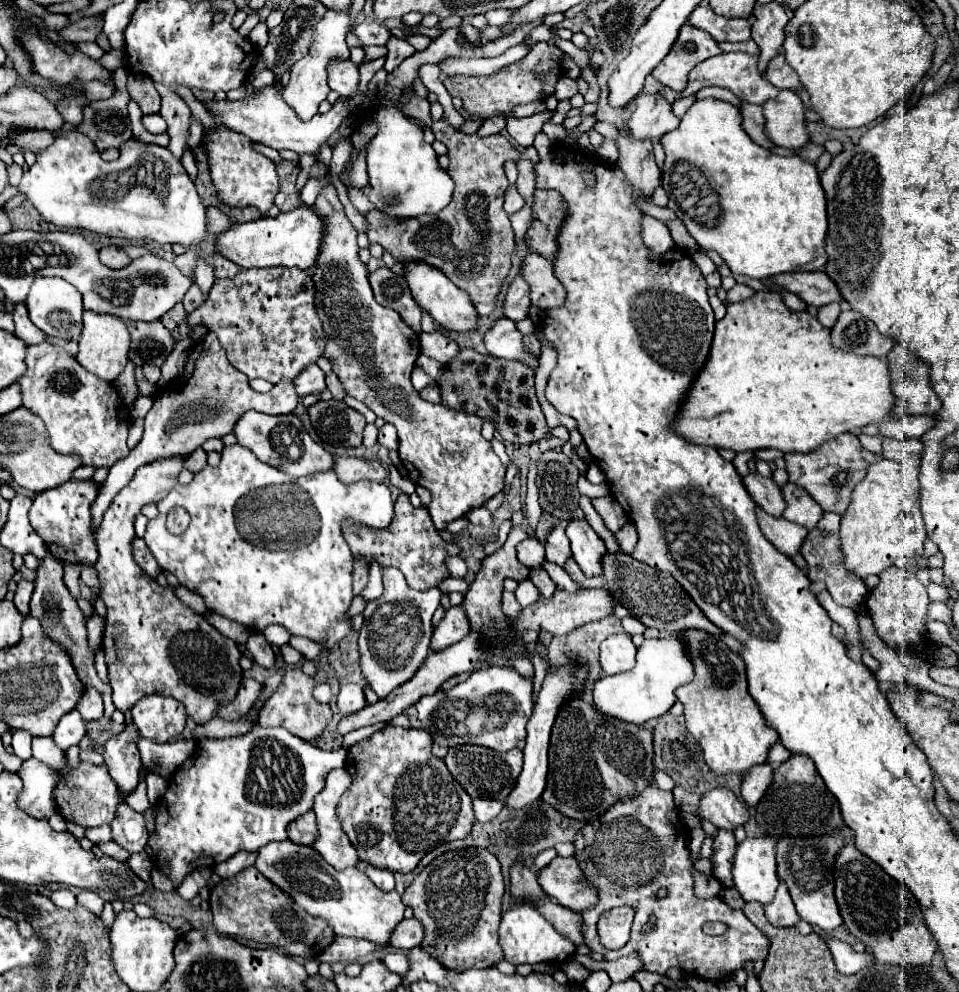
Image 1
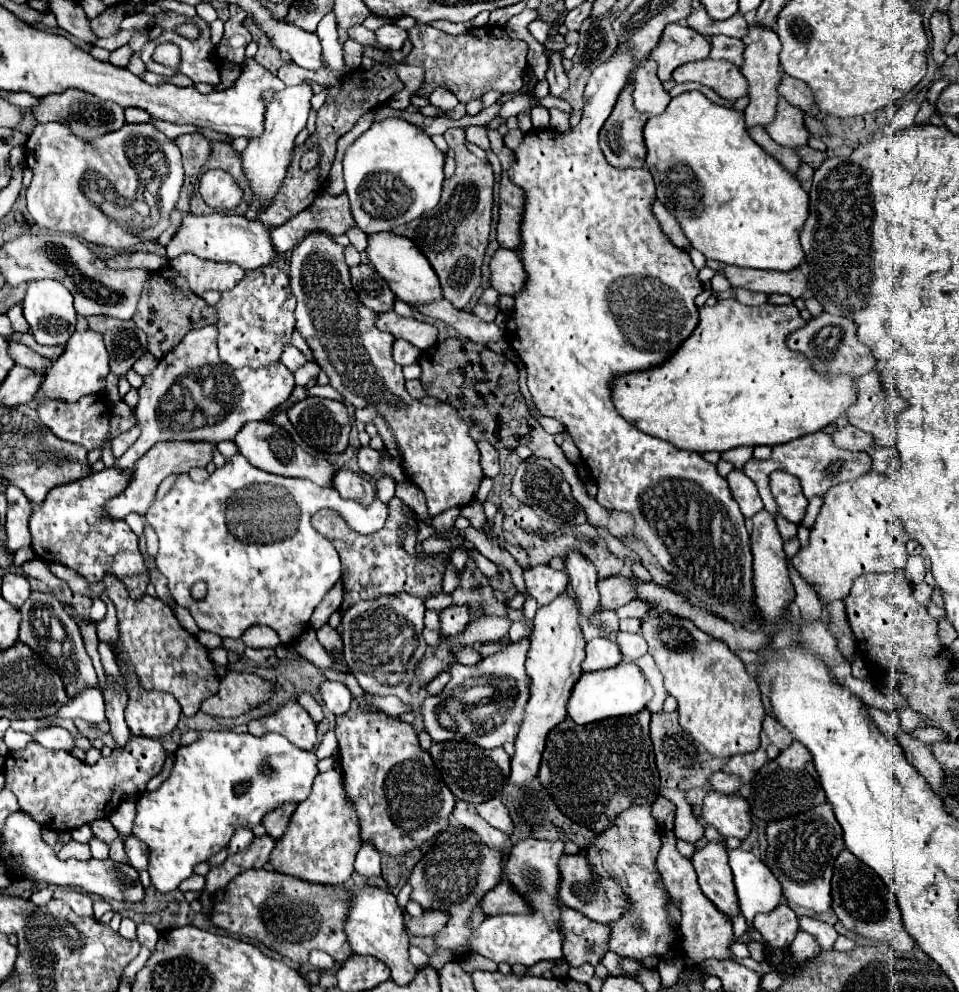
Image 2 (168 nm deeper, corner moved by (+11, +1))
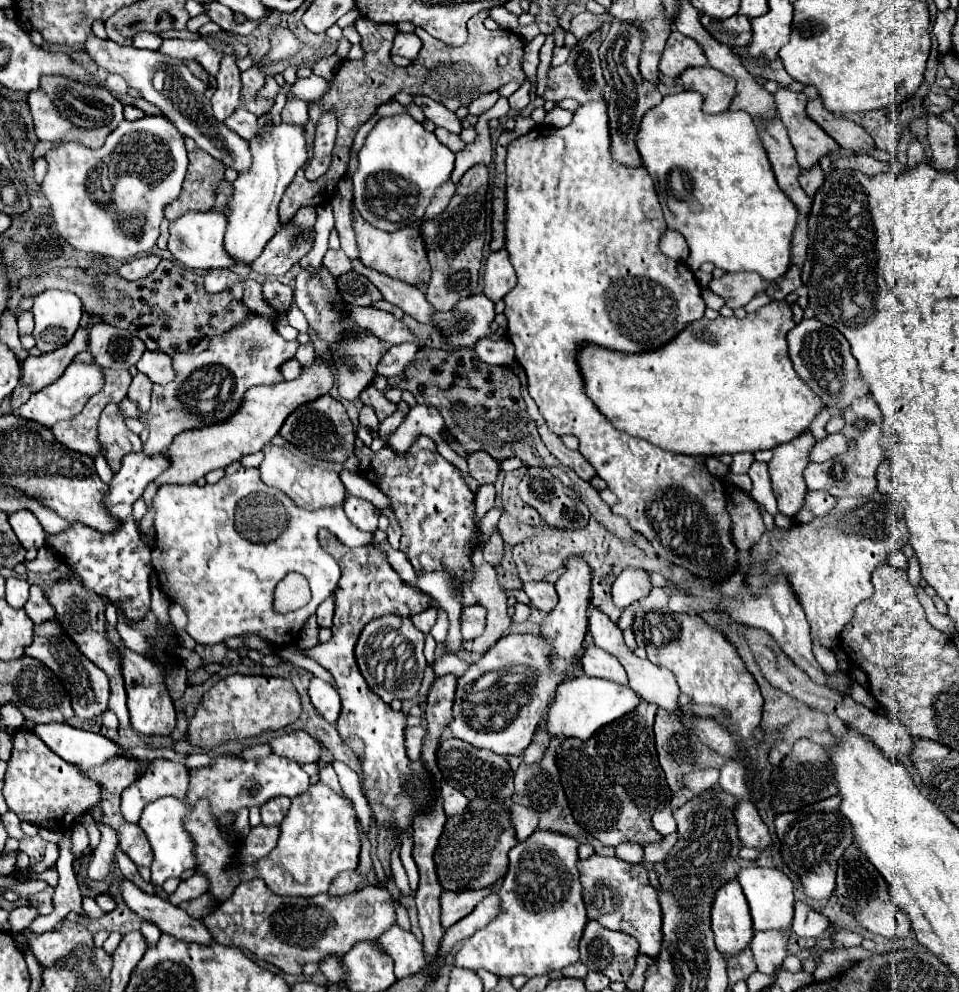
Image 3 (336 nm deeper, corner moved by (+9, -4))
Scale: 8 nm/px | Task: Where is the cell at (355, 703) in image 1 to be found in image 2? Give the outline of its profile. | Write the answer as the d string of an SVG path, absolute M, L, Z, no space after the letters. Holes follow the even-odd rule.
M325 680L325 682L319 686L319 692L321 692L321 698L323 698L325 708L327 708L331 714L339 716L339 714L345 714L345 712L349 710L353 696L351 696L351 692L347 690L345 684Z

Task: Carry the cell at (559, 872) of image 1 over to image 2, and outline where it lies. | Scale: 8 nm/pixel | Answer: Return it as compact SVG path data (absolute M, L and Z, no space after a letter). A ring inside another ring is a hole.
M575 854L575 856L563 856L559 862L561 868L561 886L559 886L559 898L565 906L581 912L583 916L601 922L601 924L611 924L621 918L621 914L631 910L631 900L625 896L621 886L611 880L611 878L601 878L595 874L593 866L589 864L587 856Z

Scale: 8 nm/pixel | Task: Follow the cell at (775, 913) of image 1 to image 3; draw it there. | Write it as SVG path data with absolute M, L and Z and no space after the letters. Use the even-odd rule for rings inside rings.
M755 931L749 947L753 949L757 971L775 973L787 957L791 931Z

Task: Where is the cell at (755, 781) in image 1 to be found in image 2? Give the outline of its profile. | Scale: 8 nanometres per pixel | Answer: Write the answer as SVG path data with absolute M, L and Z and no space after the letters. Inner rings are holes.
M715 772L711 778L709 778L709 784L713 790L717 792L723 792L723 794L735 794L741 786L741 780L739 778L733 778L725 772Z

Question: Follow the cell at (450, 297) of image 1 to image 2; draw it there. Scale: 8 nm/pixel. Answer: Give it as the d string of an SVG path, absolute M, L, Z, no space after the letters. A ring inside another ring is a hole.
M377 232L367 236L367 258L371 260L371 266L375 272L389 284L391 292L401 298L407 304L419 304L427 300L441 298L441 286L437 280L437 274L433 272L429 260L423 256L423 252L413 244L413 240L405 236L397 236L393 232Z

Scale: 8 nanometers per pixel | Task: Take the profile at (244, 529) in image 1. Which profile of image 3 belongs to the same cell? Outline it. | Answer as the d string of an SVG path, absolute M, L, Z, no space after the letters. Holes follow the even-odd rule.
M241 467L237 473L225 475L219 483L193 487L193 491L191 485L163 485L153 497L153 507L155 507L153 569L159 575L159 583L165 595L187 611L189 617L187 633L197 643L203 645L223 643L229 637L239 637L247 633L267 637L277 647L293 643L299 637L305 621L329 595L333 595L337 581L341 577L339 565L333 561L329 553L325 553L319 547L317 531L321 527L327 527L331 533L337 533L339 541L347 547L371 545L375 537L375 533L363 533L361 529L355 529L355 525L347 521L347 515L343 513L341 505L315 511L297 509L297 505L283 491L265 485L259 479L259 471L255 467L251 469ZM289 571L297 571L307 577L313 599L305 607L293 613L279 615L273 611L271 593L275 585Z

